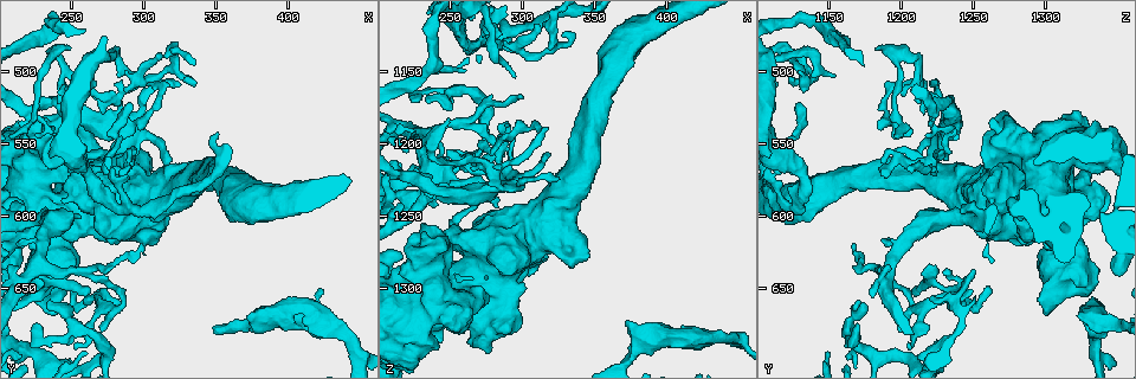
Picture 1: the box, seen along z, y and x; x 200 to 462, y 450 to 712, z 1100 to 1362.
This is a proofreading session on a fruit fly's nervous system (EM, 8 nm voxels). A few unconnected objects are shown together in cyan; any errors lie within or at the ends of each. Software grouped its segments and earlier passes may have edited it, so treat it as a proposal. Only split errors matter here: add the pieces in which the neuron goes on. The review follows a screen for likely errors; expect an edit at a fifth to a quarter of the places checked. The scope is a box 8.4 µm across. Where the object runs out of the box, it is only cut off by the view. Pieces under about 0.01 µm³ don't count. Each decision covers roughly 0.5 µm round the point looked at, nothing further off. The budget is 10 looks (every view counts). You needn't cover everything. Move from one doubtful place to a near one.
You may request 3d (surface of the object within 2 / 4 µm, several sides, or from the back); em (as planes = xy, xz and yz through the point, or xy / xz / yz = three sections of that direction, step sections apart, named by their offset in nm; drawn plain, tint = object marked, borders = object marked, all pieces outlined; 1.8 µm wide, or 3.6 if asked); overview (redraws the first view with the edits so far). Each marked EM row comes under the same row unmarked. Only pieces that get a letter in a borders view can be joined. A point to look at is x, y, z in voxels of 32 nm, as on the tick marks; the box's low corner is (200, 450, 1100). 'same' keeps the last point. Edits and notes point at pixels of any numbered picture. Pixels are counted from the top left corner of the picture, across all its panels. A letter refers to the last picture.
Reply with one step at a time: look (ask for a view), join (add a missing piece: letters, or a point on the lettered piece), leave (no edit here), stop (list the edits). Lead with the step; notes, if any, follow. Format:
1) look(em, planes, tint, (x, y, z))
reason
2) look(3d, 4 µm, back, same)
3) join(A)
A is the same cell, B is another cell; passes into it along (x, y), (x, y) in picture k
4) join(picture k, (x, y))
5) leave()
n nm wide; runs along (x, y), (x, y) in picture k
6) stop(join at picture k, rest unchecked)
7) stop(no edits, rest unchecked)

look(em, yz, step 8, tint, (240, 666, 1300))
free end

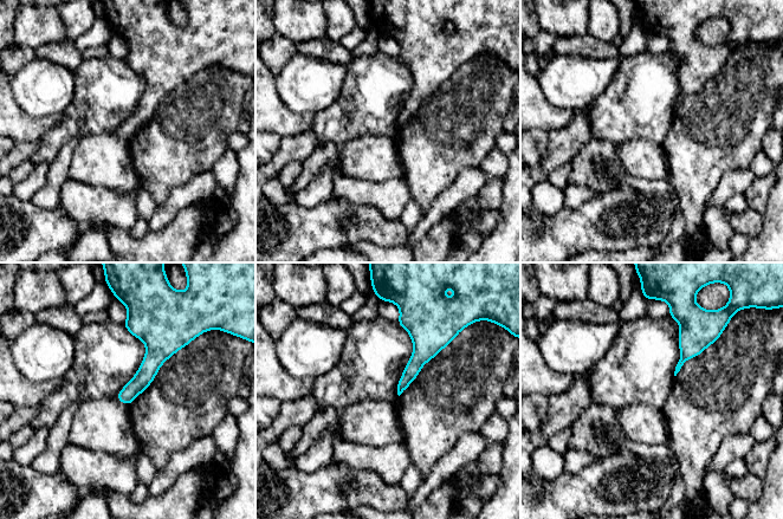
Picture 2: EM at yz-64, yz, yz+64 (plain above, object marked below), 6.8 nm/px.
look(em, yz, step 8, borders, same)
see the neighbours

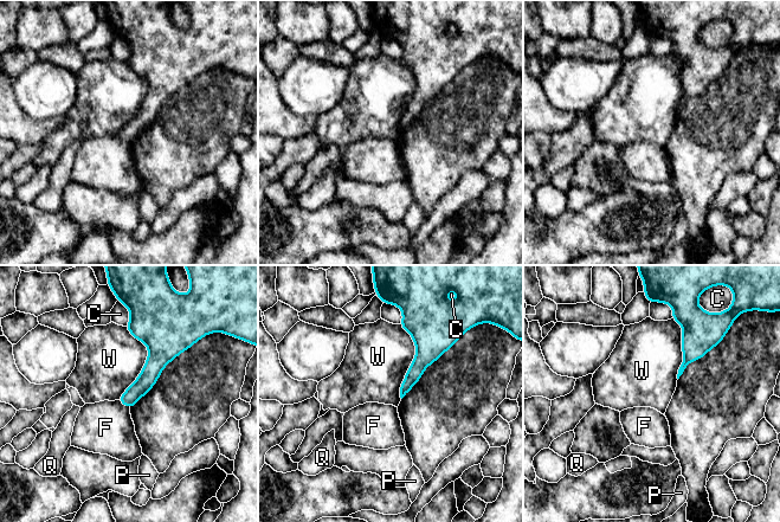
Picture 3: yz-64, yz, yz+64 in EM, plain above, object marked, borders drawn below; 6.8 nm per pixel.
leave()
C, F, P, Q and W are other cells; runs along (136, 328), (154, 346), (154, 366), (129, 404) in picture 3; none of them fits

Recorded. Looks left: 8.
look(em, 3.6 µm, yz, step 16, tint, (280, 544, 1230))
small branch off a trunk

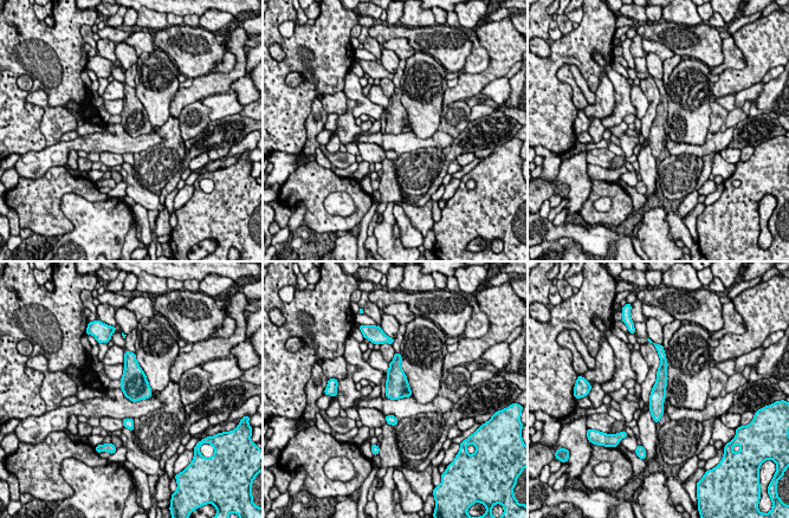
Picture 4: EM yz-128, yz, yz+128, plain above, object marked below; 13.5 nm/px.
look(em, 3.6 µm, planes, tint, same)
another direction

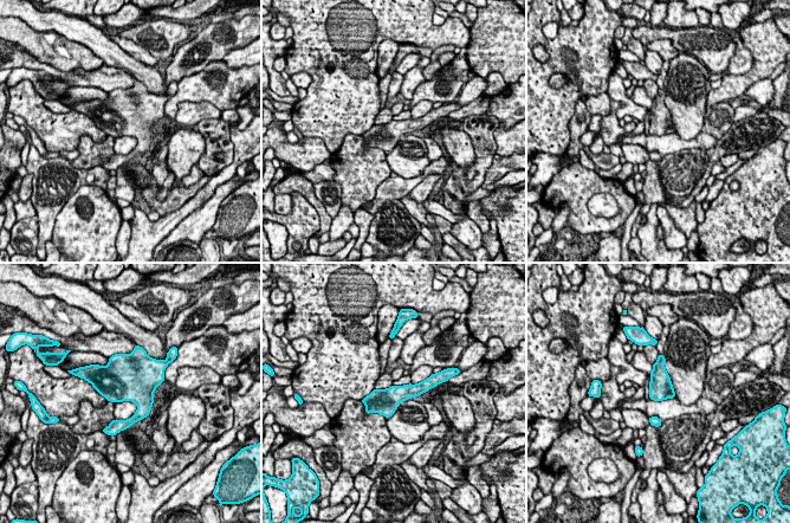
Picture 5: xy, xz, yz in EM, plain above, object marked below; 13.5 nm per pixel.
look(em, 3.6 µm, planes, borders, same)
see the neighbours

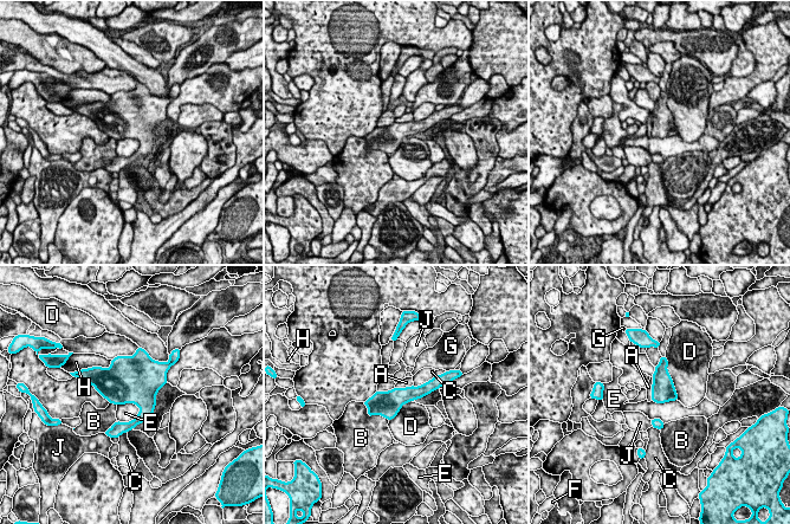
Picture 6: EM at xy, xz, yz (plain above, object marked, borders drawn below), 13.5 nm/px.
leave()
A, B, C, D, E, F, G, H and J are other cells; none of them fits

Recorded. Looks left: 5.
look(3d, 4 µm, back, (260, 604, 1294))
closes a loop

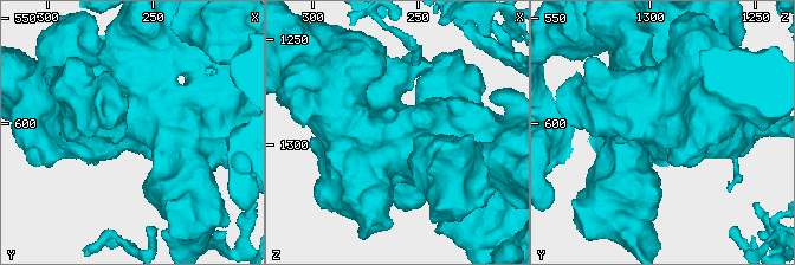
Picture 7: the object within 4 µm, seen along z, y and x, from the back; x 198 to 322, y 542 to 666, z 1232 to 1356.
look(em, planes, borders, (259, 605, 1292))
now the EM

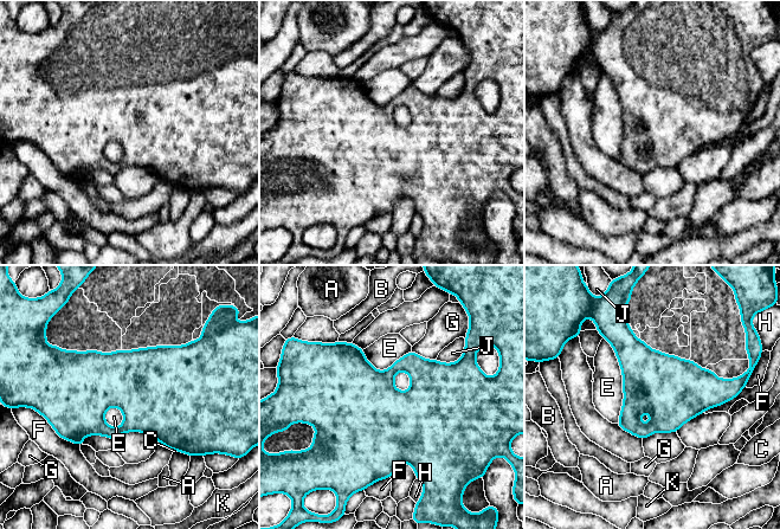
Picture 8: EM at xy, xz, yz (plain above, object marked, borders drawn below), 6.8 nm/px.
leave()
A, B, C, E, F, G, H, J and K are other cells; border along (603, 337), (621, 372), (617, 423) in picture 8; none of them fits

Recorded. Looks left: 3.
look(em, yz, step 8, tint, (222, 526, 1224))
abrupt turn

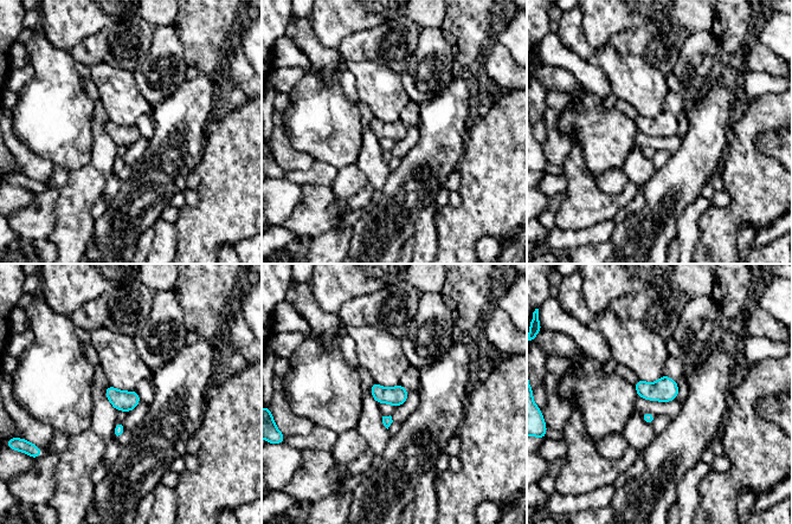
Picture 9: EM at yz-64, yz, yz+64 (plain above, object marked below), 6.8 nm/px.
look(em, planes, borders, same)
cut it another way

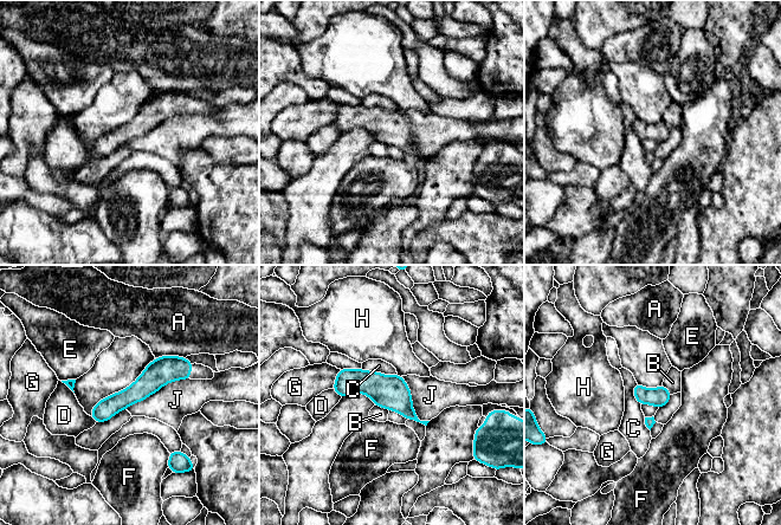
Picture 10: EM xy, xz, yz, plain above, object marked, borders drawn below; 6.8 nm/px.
leave()
130 nm wide; A, B, C, D, E, F, G, H and J are other cells; runs along (188, 364), (161, 370), (95, 415) in picture 10; no lettered piece goes on from it

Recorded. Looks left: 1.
stop(no edits, rest unchecked)

